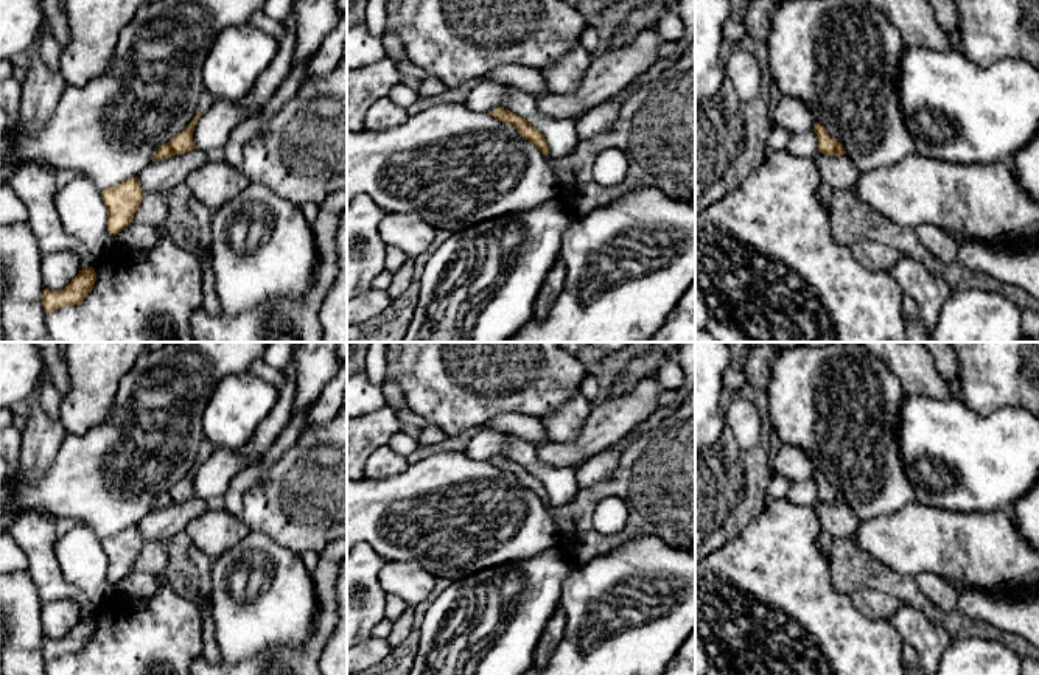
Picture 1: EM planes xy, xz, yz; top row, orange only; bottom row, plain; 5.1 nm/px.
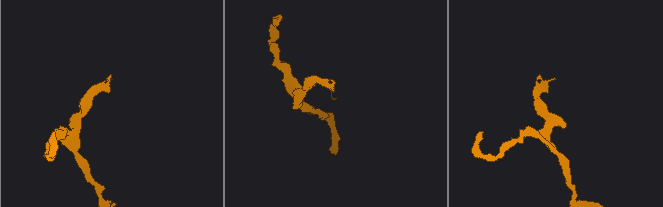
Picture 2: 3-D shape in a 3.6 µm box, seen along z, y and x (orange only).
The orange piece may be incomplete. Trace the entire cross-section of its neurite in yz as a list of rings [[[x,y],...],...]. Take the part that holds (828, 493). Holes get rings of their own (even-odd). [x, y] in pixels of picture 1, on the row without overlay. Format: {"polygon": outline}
{"polygon": [[[815,471],[812,479],[817,482],[820,501],[826,504],[843,504],[845,502],[843,493],[834,485],[831,485],[824,474]]]}

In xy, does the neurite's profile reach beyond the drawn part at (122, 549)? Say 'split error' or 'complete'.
complete

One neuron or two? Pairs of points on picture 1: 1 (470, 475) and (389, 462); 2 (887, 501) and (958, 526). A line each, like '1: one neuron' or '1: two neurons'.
1: two neurons
2: two neurons

